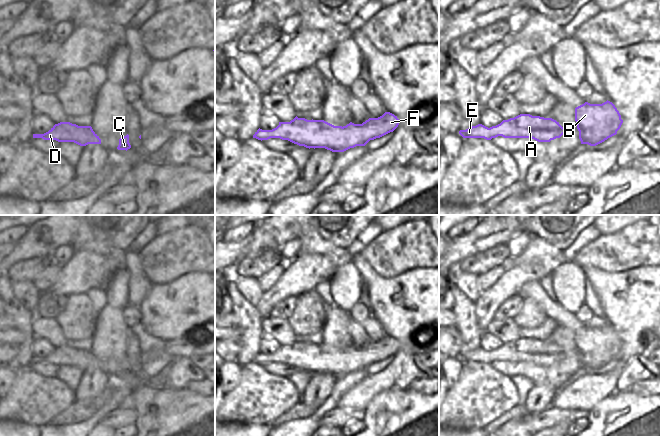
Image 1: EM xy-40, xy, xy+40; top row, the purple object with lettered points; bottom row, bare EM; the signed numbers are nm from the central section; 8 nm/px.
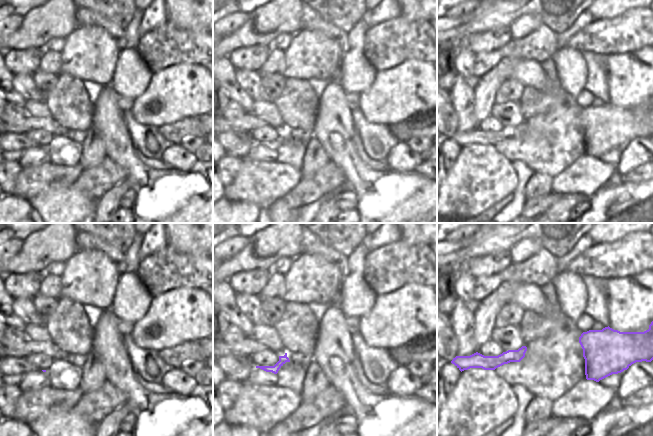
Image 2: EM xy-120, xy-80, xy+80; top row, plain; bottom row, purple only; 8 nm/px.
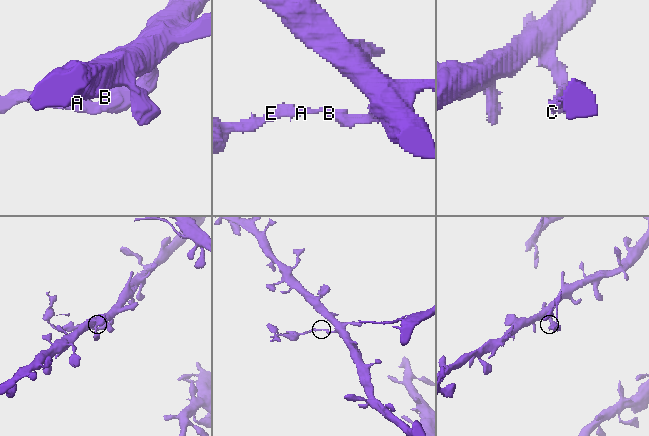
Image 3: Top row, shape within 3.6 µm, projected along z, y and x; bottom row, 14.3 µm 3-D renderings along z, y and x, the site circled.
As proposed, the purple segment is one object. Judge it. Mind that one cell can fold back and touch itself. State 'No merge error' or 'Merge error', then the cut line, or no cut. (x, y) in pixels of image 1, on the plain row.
Merge error. Split along xy (341, 350), (329, 355), (328, 370), (325, 372).

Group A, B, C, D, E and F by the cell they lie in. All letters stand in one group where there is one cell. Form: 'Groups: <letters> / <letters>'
Groups: A D E / B C F.

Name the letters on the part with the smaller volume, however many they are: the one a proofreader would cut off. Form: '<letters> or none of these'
A, D, E

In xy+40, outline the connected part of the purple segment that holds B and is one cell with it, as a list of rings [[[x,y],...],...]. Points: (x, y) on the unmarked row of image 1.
[[[606,325],[602,328],[584,328],[575,332],[575,345],[581,368],[596,370],[617,358],[623,344],[615,329]]]

